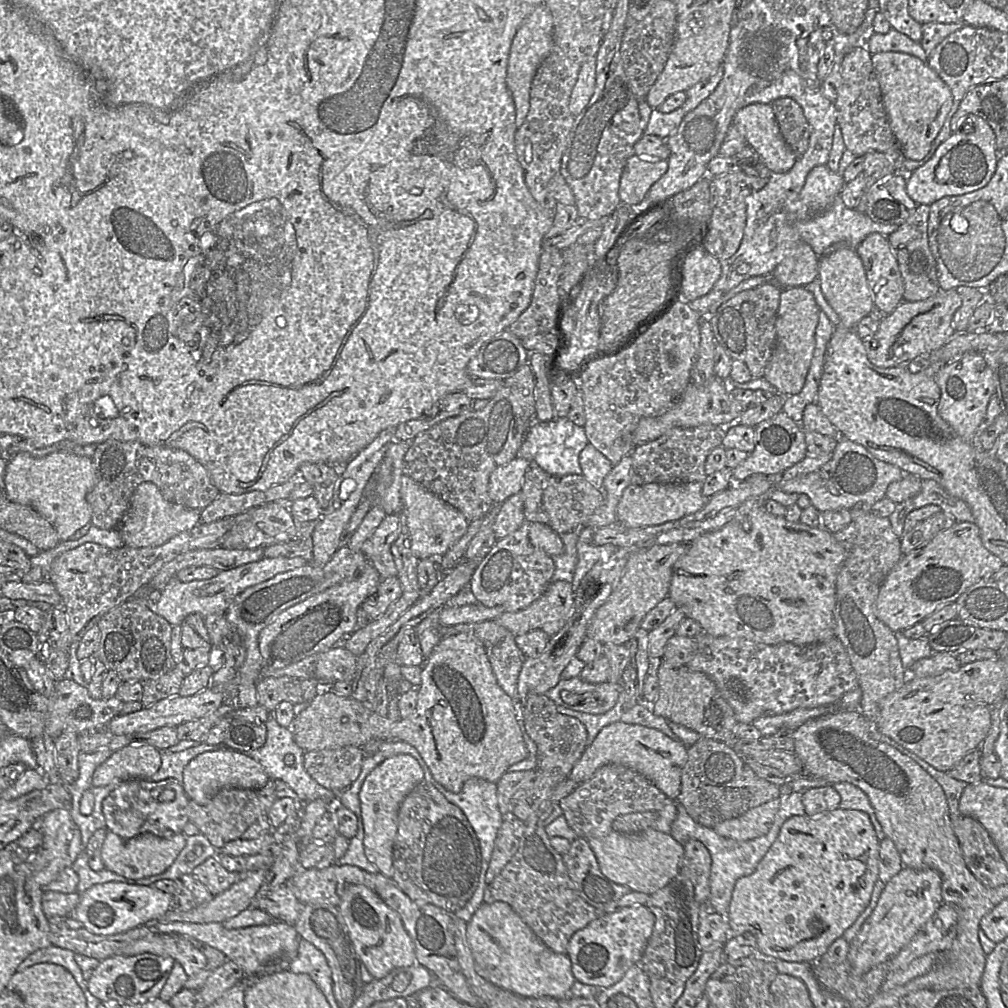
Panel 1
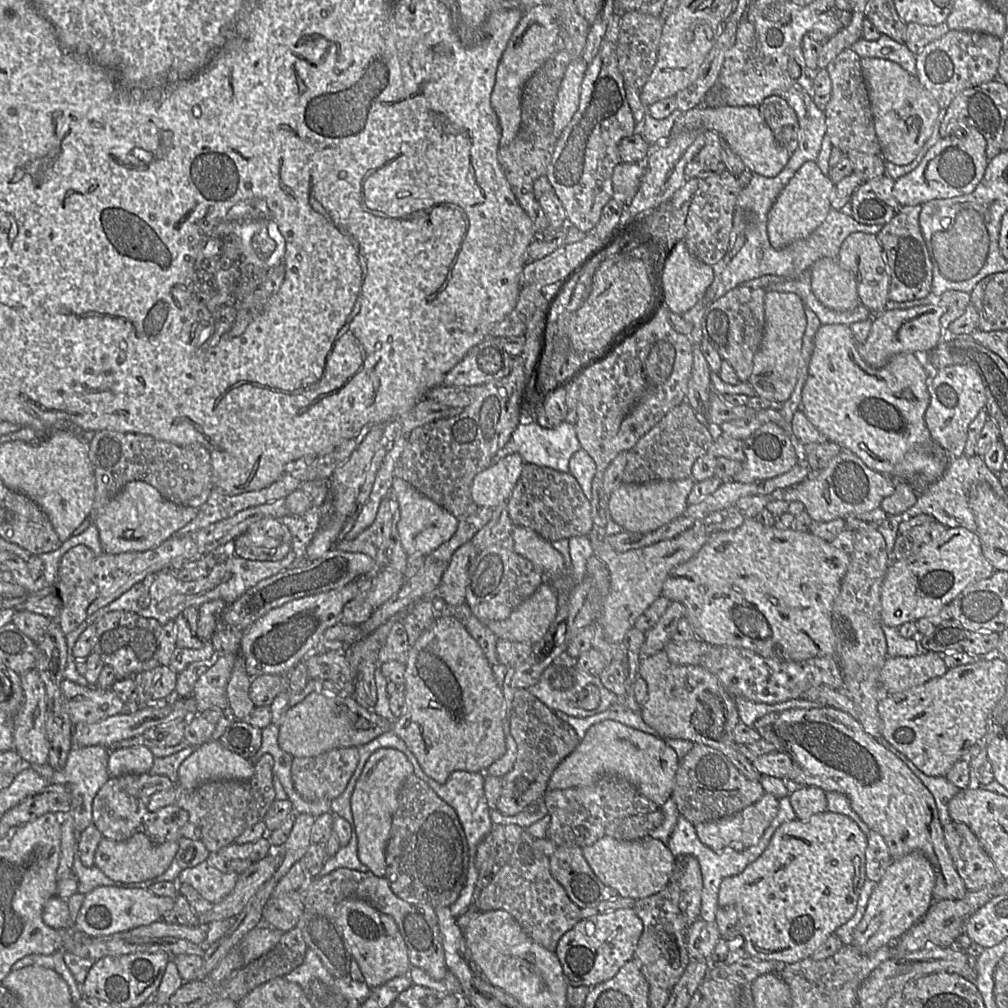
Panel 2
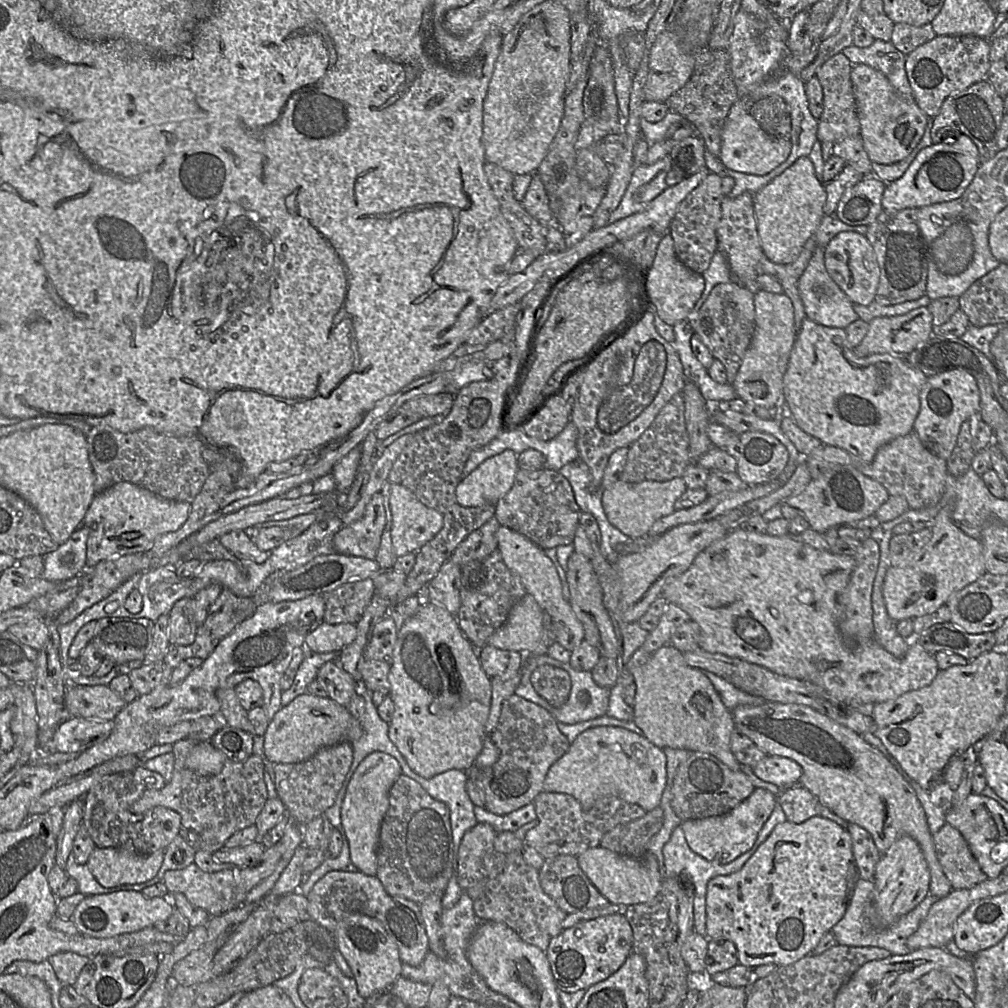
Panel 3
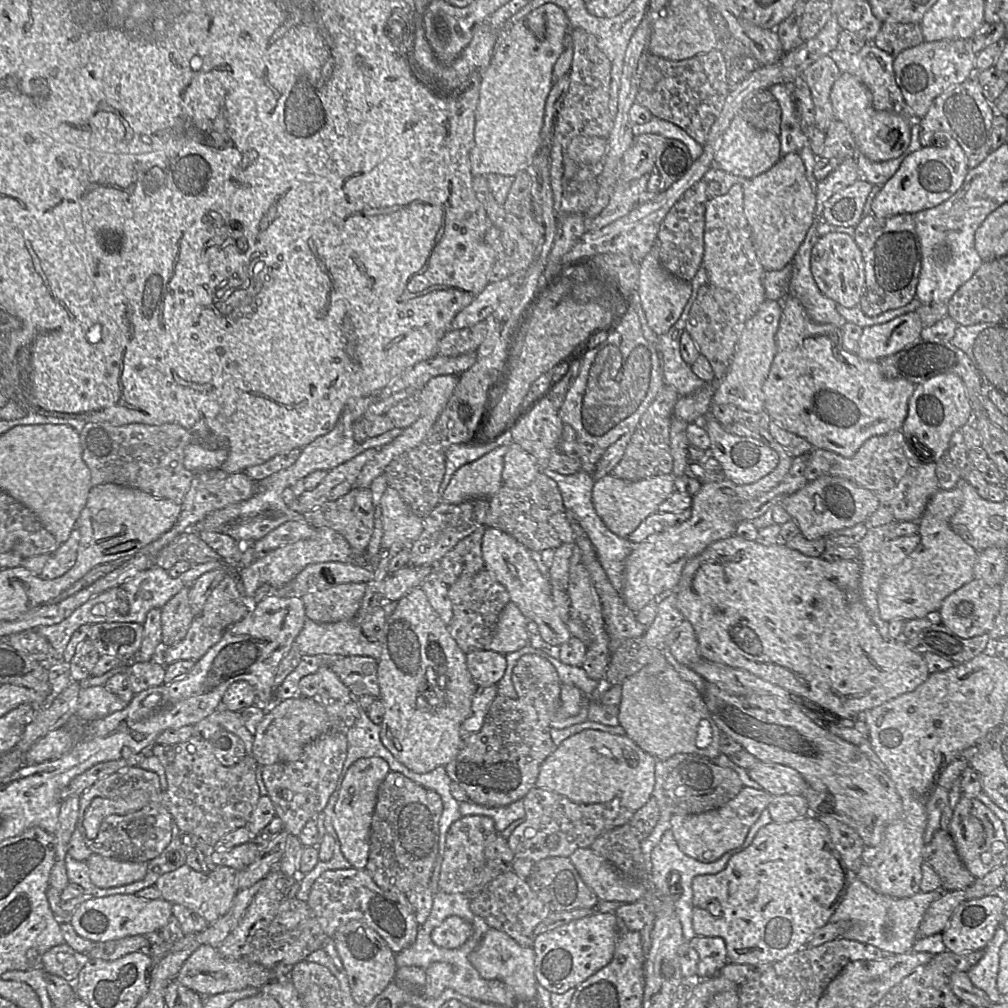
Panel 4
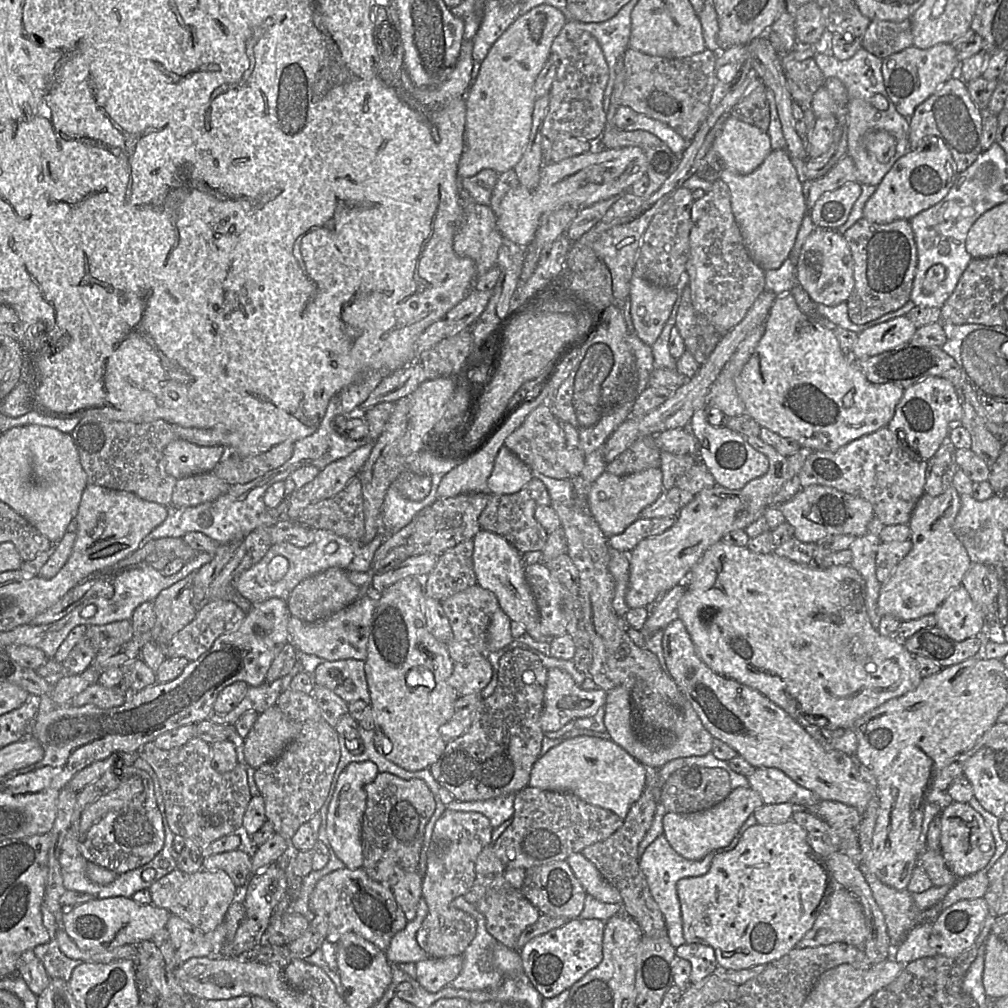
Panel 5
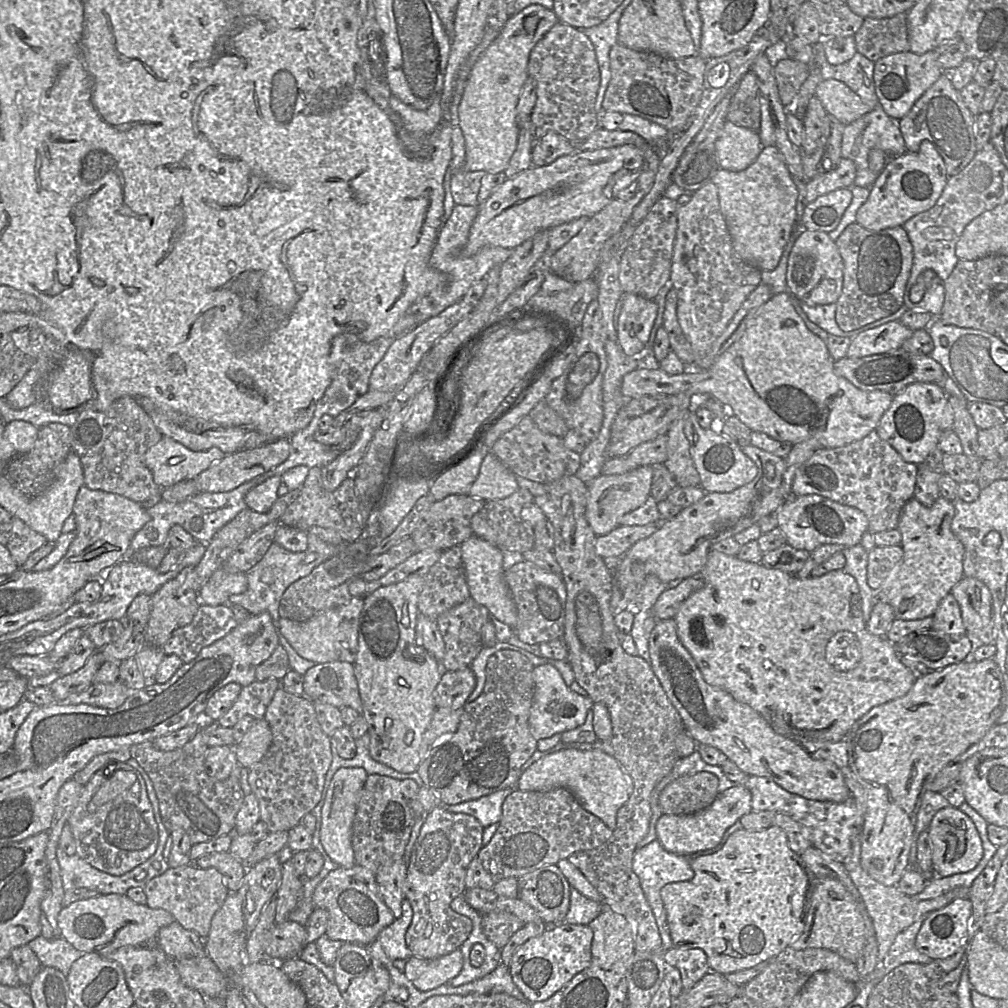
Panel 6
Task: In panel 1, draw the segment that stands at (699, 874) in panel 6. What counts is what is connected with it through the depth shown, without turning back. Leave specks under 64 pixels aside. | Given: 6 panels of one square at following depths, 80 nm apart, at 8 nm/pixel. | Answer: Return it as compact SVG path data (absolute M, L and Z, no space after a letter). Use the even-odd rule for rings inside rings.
M835 809L818 816L793 816L782 825L778 837L758 863L754 872L739 878L734 886L731 901L726 913L730 926L730 935L738 936L743 933L751 933L757 942L758 951L768 957L777 958L787 962L815 963L837 939L842 937L844 931L849 928L867 908L870 903L873 888L879 880L879 844L874 826L869 815L860 810Z

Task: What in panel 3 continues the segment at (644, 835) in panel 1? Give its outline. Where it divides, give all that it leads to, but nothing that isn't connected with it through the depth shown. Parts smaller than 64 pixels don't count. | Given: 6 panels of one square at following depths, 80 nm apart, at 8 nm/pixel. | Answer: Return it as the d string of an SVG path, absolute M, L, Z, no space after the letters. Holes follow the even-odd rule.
M597 846L578 855L577 860L580 868L609 903L620 905L644 903L660 892L663 876L657 858L652 854L646 853L642 858L633 858Z

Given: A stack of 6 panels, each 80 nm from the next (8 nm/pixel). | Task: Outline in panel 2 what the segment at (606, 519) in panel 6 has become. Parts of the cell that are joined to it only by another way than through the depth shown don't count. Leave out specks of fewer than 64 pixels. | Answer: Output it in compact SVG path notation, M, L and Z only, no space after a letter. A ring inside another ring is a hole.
M689 479L657 480L642 484L621 483L608 498L608 509L614 522L623 530L647 533L683 516L687 497L696 482Z

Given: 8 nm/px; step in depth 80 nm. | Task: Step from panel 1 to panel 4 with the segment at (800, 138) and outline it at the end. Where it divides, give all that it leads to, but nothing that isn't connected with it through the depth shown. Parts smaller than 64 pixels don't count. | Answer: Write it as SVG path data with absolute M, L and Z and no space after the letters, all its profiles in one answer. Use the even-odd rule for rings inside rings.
M769 90L760 91L751 99L745 100L737 116L742 117L755 128L776 136L781 132L782 111Z

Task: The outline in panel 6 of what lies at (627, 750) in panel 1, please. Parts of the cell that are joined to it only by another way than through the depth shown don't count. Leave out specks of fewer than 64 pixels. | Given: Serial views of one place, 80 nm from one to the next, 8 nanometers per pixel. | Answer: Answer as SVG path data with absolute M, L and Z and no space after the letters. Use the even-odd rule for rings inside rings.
M568 748L534 762L522 772L516 786L522 791L544 791L557 787L570 790L586 811L600 818L613 830L617 811L633 791L633 780L613 756L599 749Z

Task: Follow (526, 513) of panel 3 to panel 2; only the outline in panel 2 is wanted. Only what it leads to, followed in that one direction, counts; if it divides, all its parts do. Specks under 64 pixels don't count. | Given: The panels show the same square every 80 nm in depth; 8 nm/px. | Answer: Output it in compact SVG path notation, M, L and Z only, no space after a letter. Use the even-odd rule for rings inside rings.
M524 463L520 478L506 504L514 526L528 527L551 543L587 535L594 528L591 501L570 473Z

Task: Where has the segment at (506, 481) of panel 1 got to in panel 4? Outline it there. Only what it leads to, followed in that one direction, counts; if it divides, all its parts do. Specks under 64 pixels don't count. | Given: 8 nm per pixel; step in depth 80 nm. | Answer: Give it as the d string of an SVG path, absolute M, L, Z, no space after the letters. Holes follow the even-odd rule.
M499 446L481 458L458 468L442 492L442 501L461 503L489 498L503 487L502 471L508 446Z

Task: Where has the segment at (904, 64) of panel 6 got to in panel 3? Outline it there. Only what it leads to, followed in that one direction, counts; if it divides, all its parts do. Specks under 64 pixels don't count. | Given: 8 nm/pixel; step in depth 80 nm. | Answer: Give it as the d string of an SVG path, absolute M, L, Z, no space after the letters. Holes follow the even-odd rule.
M936 36L906 55L905 71L912 98L918 107L932 119L943 101L951 94L984 81L991 66L991 41L976 36Z

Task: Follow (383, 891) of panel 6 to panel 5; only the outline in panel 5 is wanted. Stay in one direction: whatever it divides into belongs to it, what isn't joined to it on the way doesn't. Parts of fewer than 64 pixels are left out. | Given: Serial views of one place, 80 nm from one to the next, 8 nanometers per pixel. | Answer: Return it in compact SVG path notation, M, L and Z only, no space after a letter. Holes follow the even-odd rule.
M418 872L408 873L391 890L406 919L413 920L422 899L422 876Z

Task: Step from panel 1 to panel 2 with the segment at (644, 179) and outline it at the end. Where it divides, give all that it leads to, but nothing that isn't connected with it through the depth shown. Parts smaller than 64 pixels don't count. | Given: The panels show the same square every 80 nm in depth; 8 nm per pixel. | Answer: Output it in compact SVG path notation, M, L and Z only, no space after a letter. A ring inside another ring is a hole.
M620 163L612 175L613 196L629 204L636 195L644 175L643 163Z

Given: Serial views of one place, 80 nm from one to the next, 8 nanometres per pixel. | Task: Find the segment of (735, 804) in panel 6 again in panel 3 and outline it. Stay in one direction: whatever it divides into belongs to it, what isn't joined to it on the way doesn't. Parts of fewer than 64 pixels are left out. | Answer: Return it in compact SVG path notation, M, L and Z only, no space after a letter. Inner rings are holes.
M756 788L749 797L729 812L719 816L685 820L680 826L693 852L708 861L728 863L754 846L760 830L776 804L777 796L765 789Z

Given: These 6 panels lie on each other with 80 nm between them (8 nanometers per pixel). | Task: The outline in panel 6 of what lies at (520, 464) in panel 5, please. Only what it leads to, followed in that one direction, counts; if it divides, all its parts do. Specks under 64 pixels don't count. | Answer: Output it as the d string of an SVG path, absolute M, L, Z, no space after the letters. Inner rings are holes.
M488 452L468 495L489 501L508 497L518 489L517 476L494 453Z

